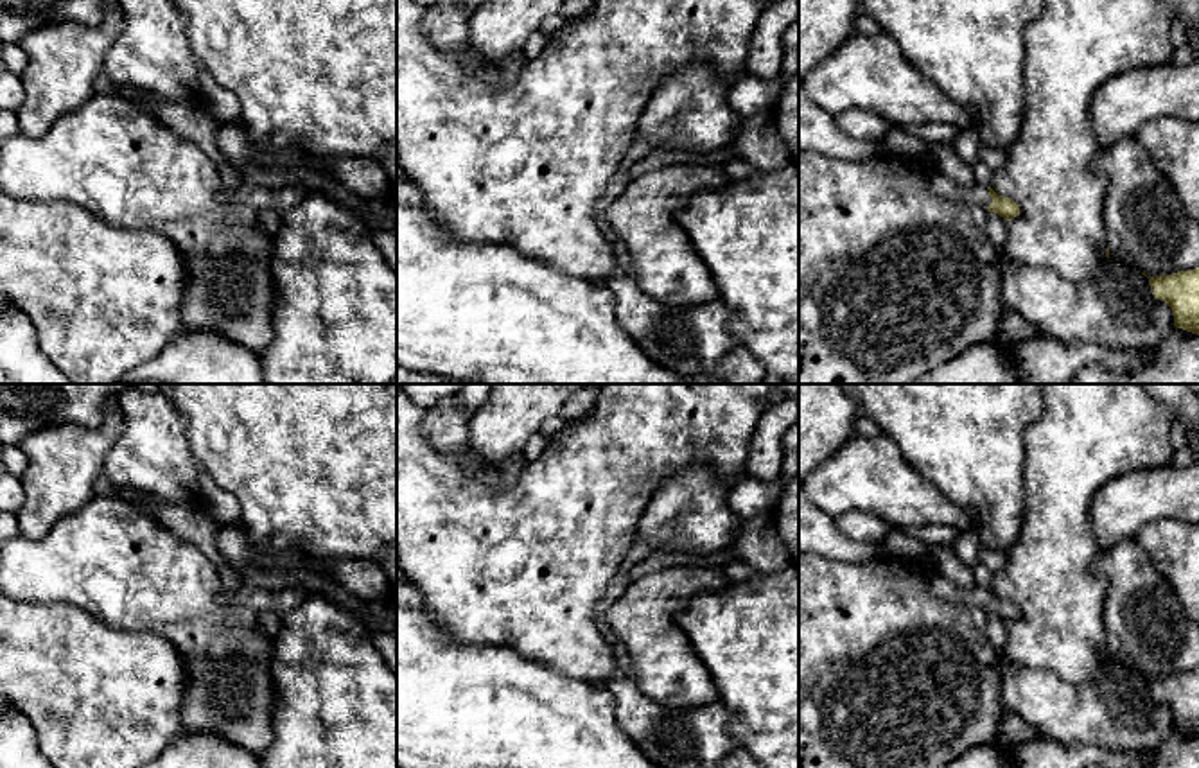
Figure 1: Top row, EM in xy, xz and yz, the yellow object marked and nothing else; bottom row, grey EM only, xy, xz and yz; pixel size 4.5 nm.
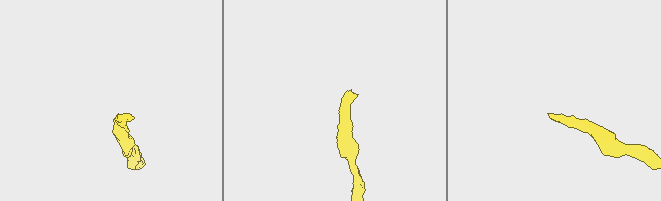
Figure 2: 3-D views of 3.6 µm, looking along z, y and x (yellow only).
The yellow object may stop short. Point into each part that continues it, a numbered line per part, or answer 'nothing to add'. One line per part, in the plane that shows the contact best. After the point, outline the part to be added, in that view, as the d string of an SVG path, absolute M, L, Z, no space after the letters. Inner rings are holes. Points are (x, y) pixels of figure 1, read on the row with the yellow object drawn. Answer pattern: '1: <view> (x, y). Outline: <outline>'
1: yz (939, 183). Outline: M937 169L928 174L928 187L933 194L944 199L960 201L967 205L982 205L984 208L993 203L987 187L960 185L950 179L948 176L941 174Z

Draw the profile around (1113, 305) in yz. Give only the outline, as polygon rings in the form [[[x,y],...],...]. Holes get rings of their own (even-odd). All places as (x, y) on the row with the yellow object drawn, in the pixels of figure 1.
[[[1002,258],[1002,305],[1063,343],[1093,343],[1107,348],[1154,348],[1174,328],[1172,309],[1152,296],[1149,278],[1106,258],[1086,278],[1066,280],[1048,266]]]

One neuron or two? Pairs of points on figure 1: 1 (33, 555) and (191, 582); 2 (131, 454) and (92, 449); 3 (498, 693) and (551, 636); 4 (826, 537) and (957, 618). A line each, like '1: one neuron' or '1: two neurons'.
1: one neuron
2: two neurons
3: two neurons
4: two neurons

